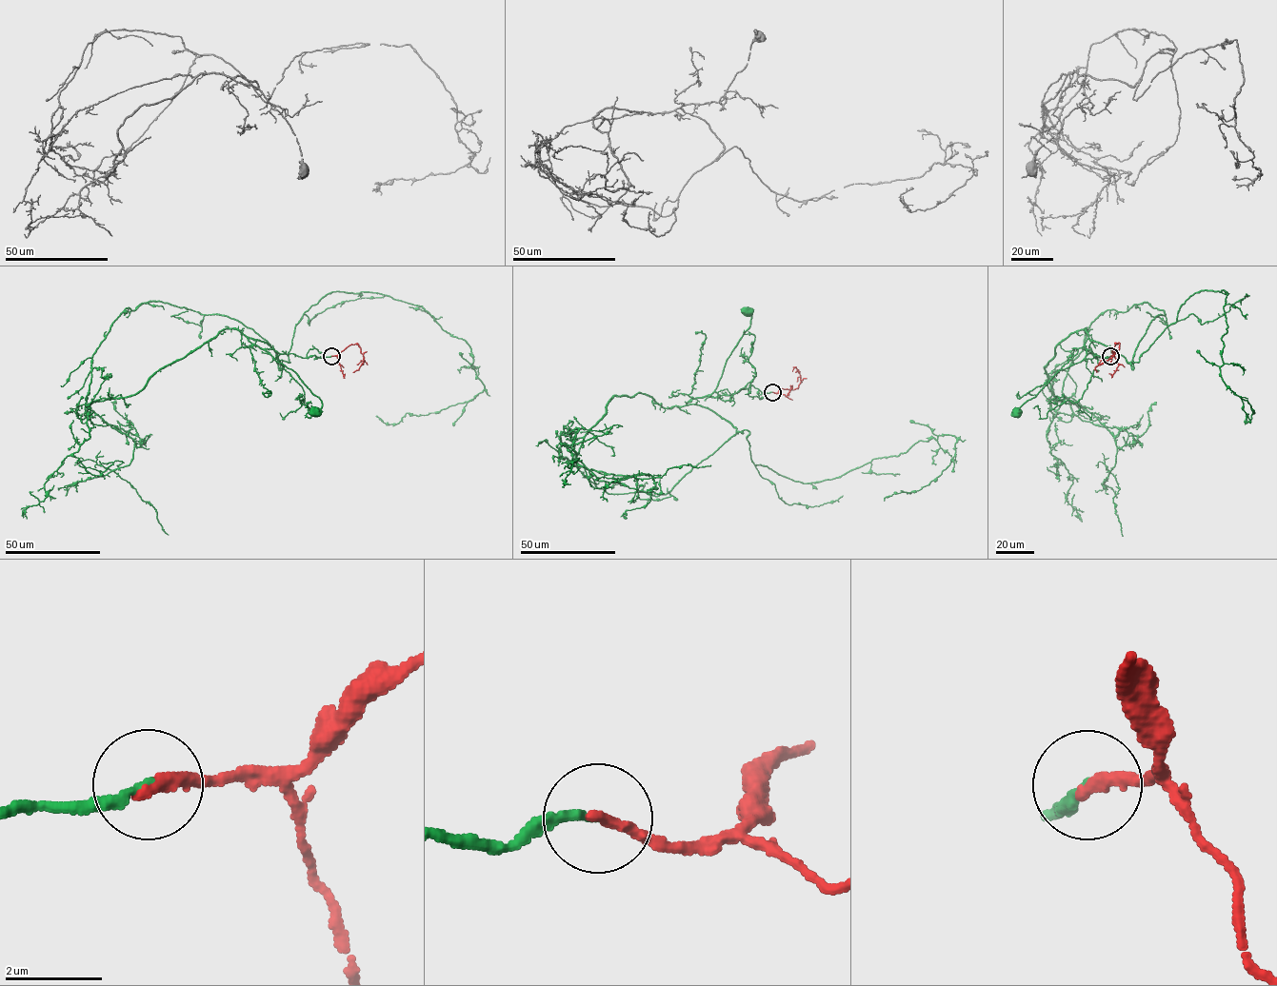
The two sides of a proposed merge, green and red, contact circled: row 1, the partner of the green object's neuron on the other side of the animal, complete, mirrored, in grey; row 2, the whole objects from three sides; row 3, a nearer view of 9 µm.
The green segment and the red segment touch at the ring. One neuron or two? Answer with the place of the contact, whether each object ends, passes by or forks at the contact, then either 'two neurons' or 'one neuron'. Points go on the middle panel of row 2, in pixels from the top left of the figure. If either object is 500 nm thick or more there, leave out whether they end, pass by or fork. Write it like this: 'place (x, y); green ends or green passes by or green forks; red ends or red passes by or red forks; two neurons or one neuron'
place (772, 392); green ends; red ends; one neuron

